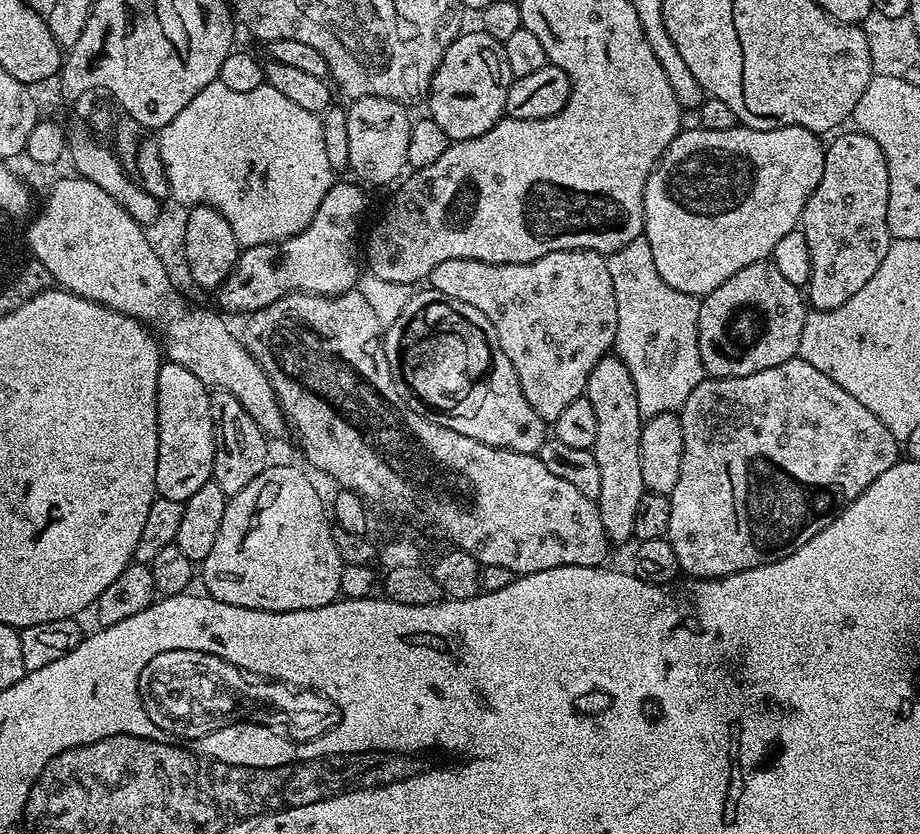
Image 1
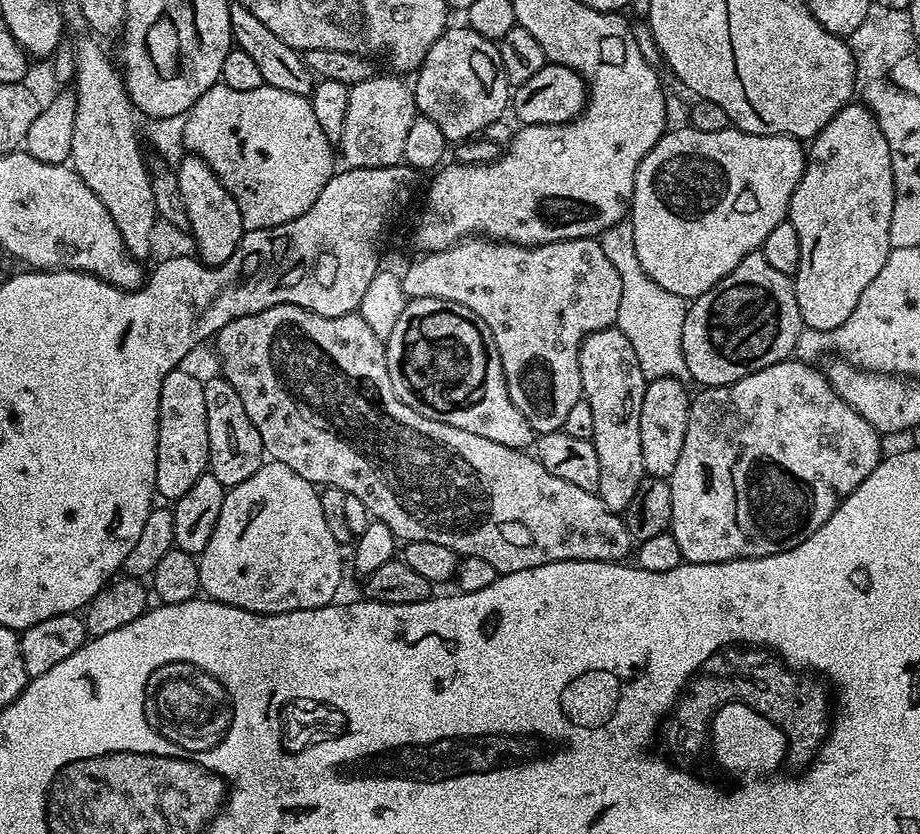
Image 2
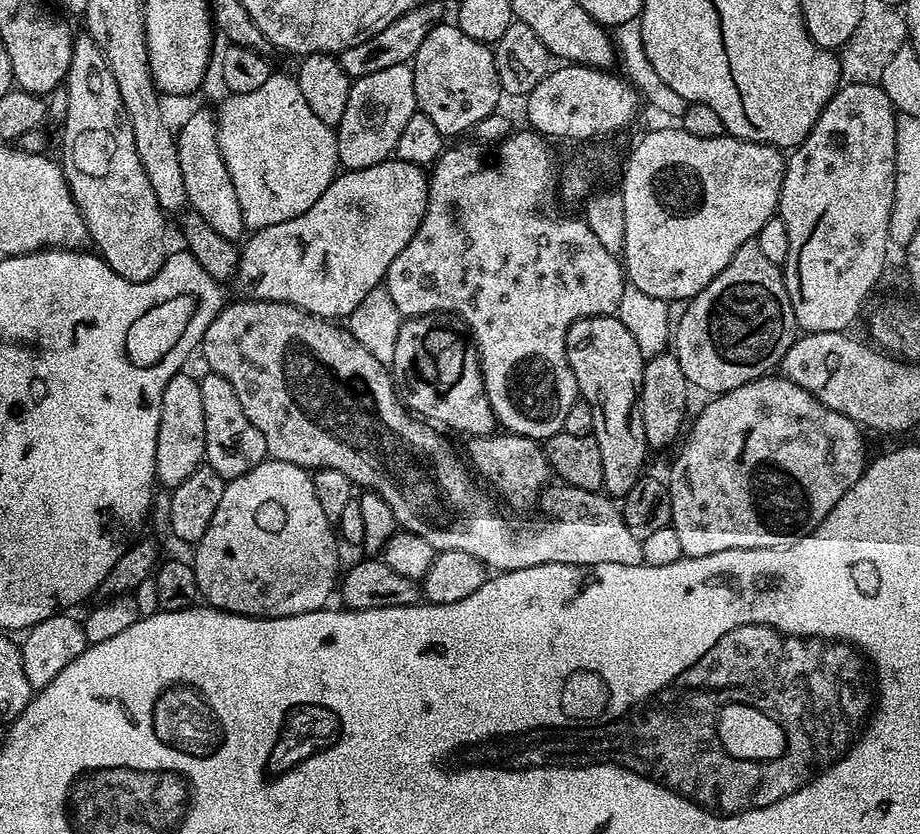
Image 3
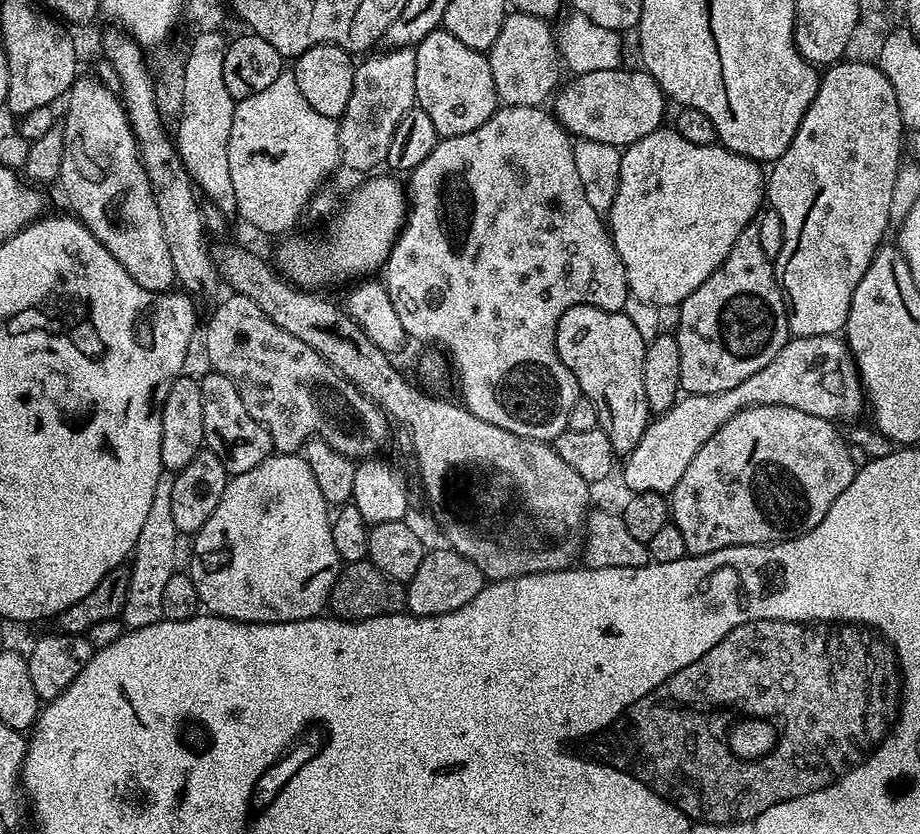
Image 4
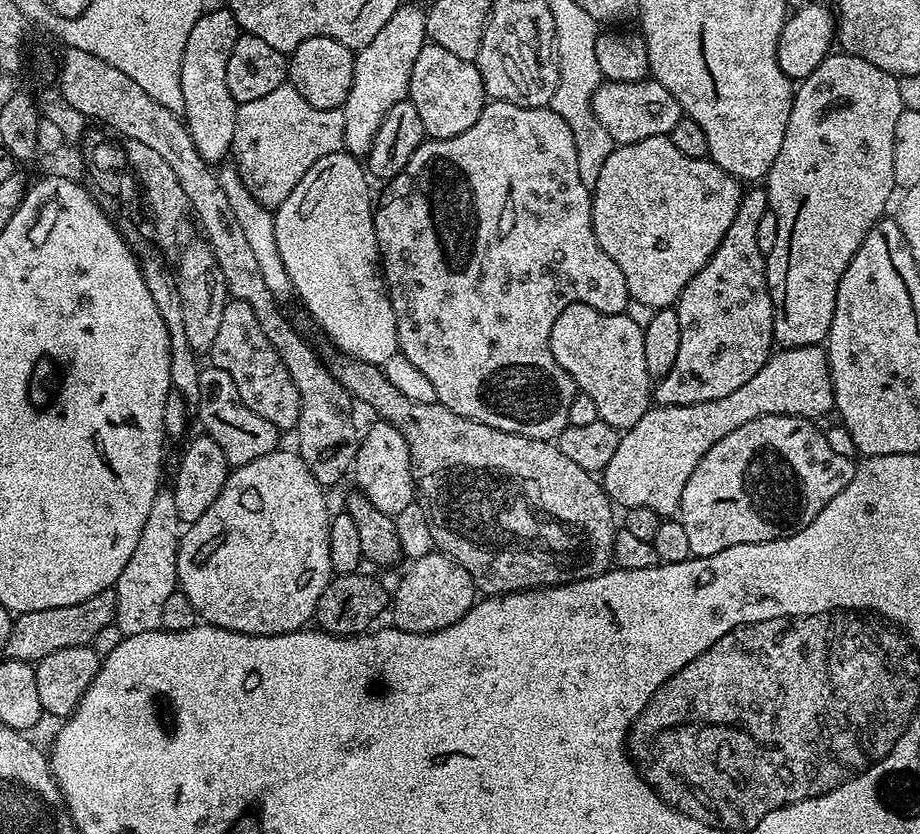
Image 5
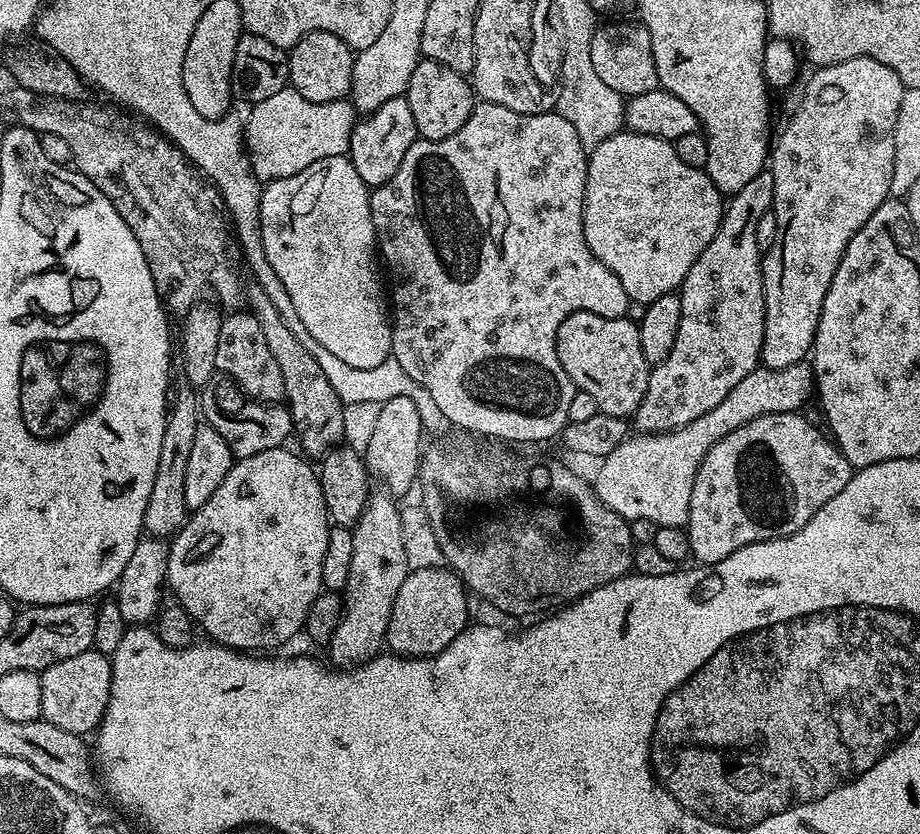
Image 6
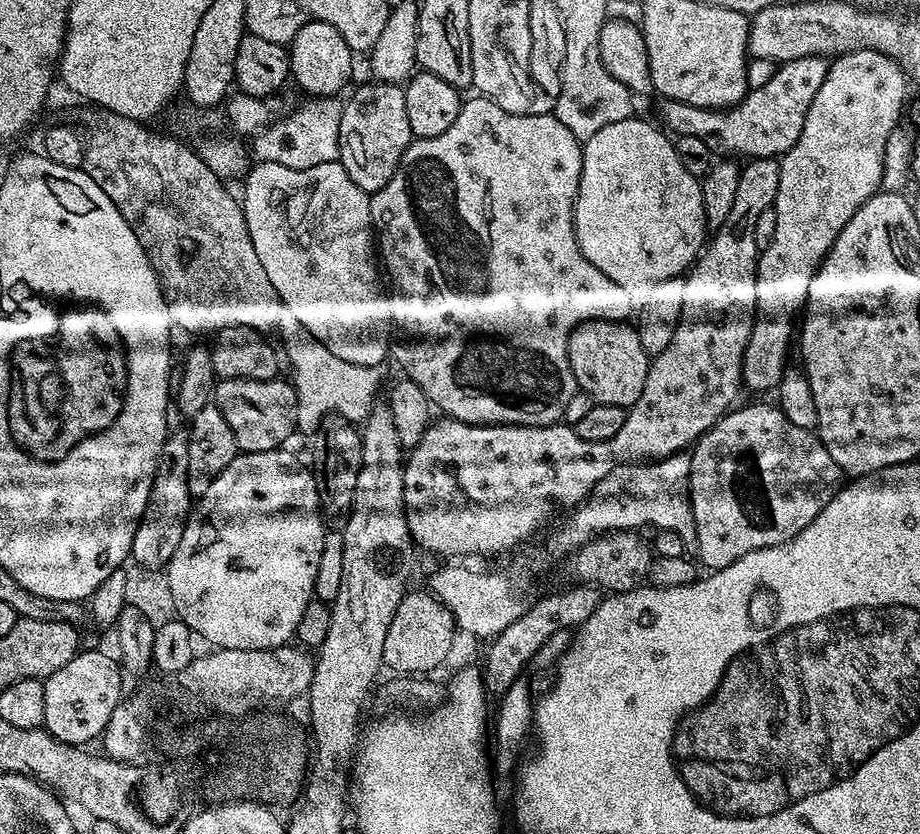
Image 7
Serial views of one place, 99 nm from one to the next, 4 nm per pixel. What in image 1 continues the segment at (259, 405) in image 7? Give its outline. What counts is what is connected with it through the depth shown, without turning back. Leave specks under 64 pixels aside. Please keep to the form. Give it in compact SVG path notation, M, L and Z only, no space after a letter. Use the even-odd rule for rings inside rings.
M216 390L211 393L210 418L216 431L212 480L218 486L222 486L222 490L230 497L238 494L238 490L250 486L250 482L254 482L254 478L258 478L258 474L262 474L262 470L269 467L268 443L270 440L258 426L258 422L254 422L254 418L246 414L242 402L238 402L238 398L234 398L234 394L229 392Z

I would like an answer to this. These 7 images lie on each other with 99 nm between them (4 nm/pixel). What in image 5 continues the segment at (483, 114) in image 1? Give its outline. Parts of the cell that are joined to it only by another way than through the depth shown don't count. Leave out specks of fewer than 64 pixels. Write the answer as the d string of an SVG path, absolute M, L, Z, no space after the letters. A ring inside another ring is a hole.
M425 42L422 50L418 50L414 70L410 70L407 99L422 117L425 137L441 140L454 138L454 134L462 134L462 130L470 130L470 126L478 122L478 114L482 114L486 103L486 93L482 74L473 61L463 60L450 54L450 50L442 50L442 46Z

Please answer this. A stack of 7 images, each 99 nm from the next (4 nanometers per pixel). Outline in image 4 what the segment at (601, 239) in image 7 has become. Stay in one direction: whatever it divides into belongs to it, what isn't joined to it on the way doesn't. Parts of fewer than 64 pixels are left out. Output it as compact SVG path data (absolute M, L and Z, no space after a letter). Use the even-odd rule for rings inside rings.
M672 126L655 128L650 134L646 134L646 138L623 149L620 158L618 194L614 198L612 209L606 214L606 227L618 250L618 258L622 258L631 299L640 300L644 304L655 304L660 310L675 309L687 296L694 294L694 290L698 290L698 286L702 286L702 282L706 282L706 278L710 278L710 274L714 274L714 270L718 270L722 266L726 254L730 254L730 246L734 246L734 242L738 242L738 234L742 234L742 230L746 230L746 226L757 219L758 213L765 203L766 172L765 169L760 168L763 167L757 161L732 152L719 142L710 146L694 146L694 142L686 142L686 138L682 138L682 134L678 134L675 127Z

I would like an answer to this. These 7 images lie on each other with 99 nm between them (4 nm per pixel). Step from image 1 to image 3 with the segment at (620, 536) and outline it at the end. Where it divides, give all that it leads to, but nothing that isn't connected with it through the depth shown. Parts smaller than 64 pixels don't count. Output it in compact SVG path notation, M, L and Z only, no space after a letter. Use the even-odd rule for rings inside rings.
M587 316L566 336L566 354L570 370L574 370L579 395L594 414L592 435L602 454L603 491L612 498L623 498L645 475L644 459L650 455L646 430L642 430L640 391L645 357L634 342L634 334L622 326L620 317Z

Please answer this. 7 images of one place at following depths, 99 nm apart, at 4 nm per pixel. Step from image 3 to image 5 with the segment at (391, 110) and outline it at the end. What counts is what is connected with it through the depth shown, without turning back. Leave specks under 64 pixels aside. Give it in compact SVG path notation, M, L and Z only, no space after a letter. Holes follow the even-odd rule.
M404 2L398 10L394 10L390 22L386 22L386 26L378 30L377 36L355 53L354 82L350 86L346 102L342 105L343 151L357 158L367 157L374 142L374 134L378 134L378 126L382 126L382 118L386 118L386 114L390 114L390 110L398 106L398 102L406 99L410 86L410 70L414 70L418 50L422 50L427 40L425 9Z

